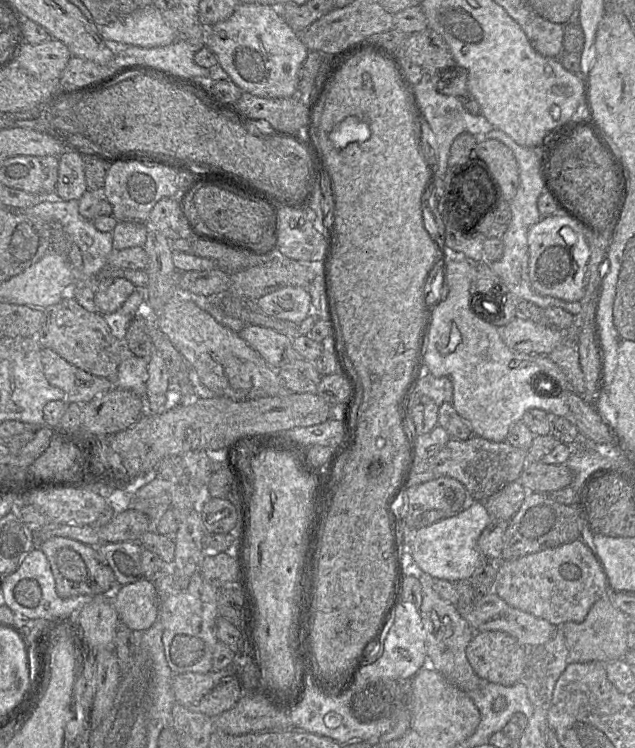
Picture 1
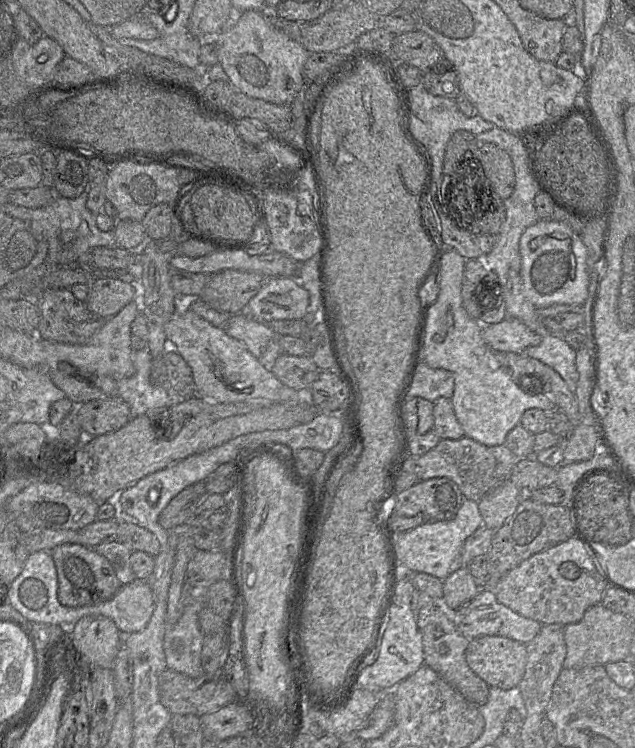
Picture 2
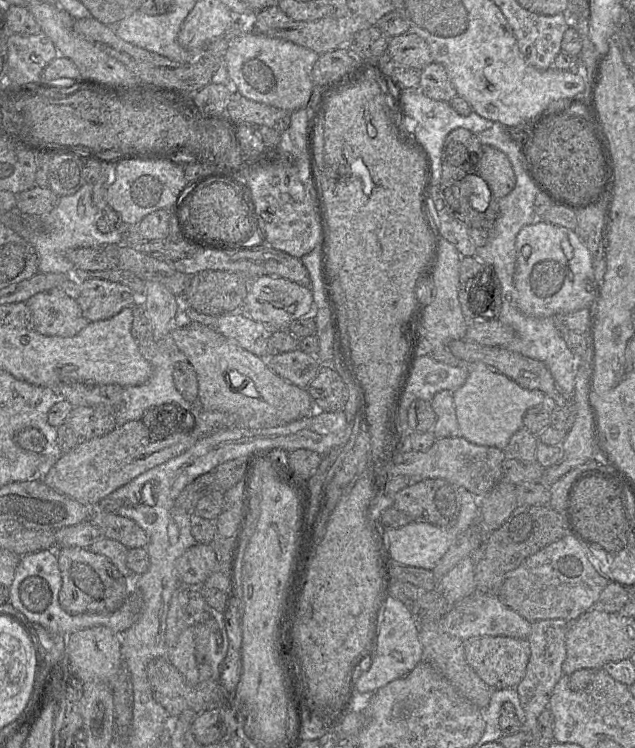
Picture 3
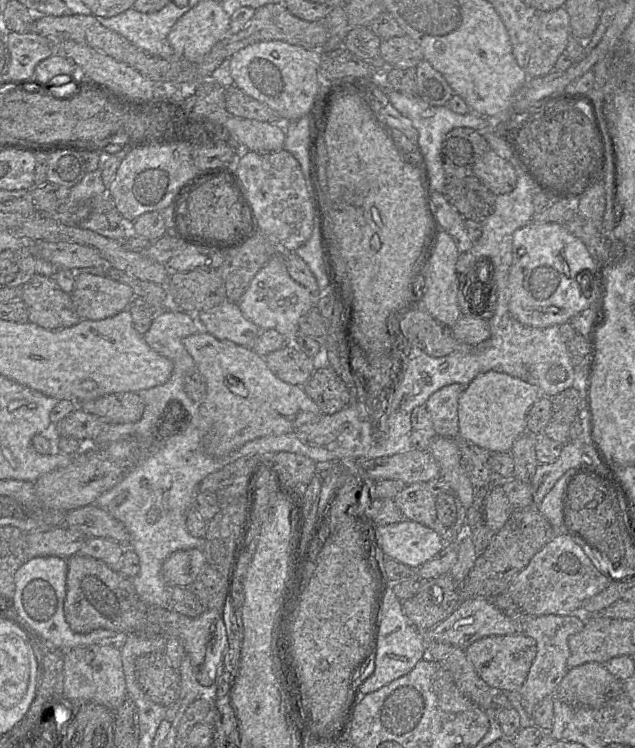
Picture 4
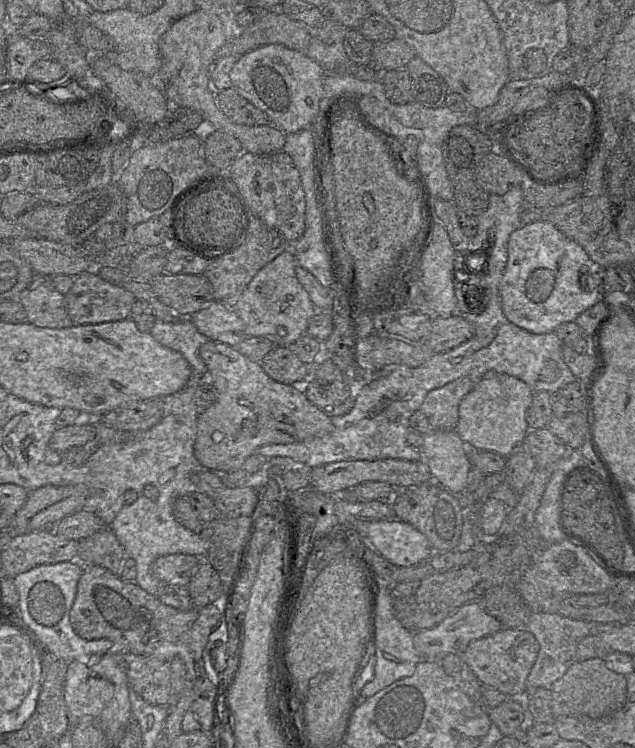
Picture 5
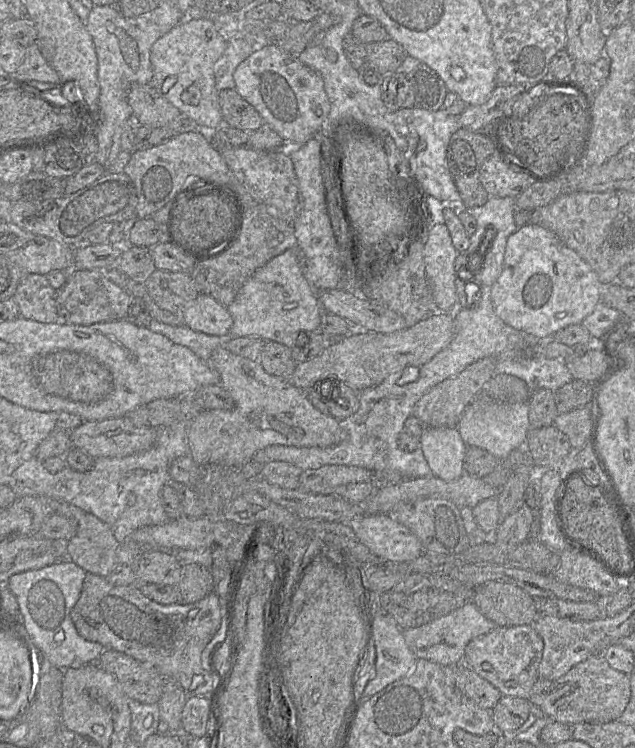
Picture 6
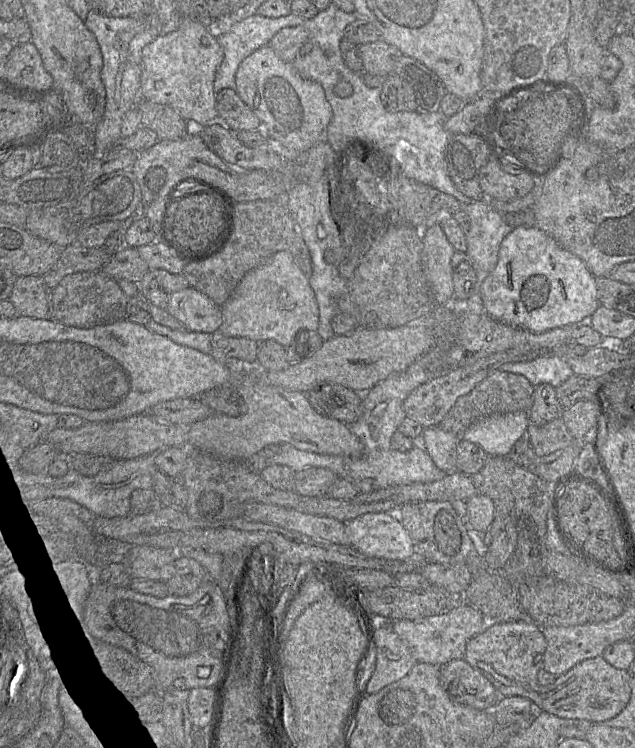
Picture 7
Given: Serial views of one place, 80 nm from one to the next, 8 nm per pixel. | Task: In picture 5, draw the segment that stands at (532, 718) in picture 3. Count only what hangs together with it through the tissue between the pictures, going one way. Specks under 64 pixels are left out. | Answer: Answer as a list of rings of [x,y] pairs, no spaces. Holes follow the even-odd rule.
[[[532,613],[526,629],[530,631],[539,643],[537,659],[526,679],[526,689],[537,687],[550,688],[560,679],[568,668],[576,662],[576,650],[578,643],[585,637],[608,630],[611,625],[605,623],[594,623],[583,620],[574,620],[560,614]]]

